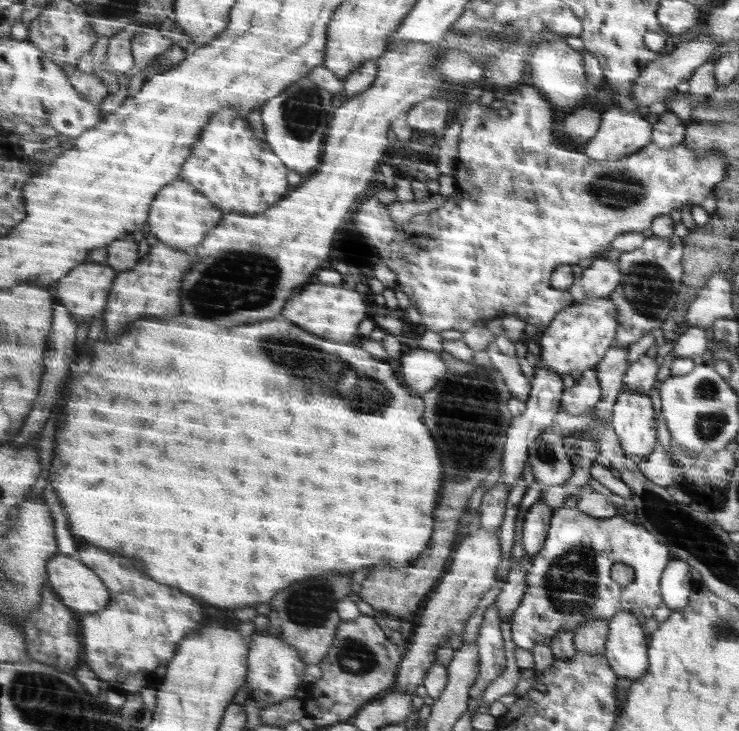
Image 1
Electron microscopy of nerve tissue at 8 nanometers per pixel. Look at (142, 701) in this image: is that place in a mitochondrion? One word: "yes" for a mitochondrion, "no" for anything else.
no

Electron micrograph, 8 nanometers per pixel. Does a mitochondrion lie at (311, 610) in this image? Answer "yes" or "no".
yes

